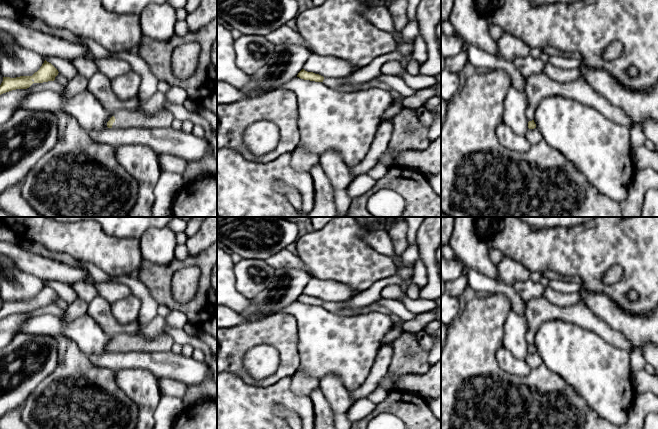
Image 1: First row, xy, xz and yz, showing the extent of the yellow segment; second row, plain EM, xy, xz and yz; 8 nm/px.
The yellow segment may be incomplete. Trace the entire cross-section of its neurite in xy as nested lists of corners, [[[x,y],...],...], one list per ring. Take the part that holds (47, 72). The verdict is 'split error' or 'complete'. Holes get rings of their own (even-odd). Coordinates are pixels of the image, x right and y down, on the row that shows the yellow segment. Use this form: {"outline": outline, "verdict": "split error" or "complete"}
{"outline": [[[45,60],[40,69],[32,76],[3,77],[0,85],[0,95],[12,90],[27,88],[32,93],[52,90],[63,94],[65,92],[65,85],[54,81],[58,73],[58,70]]], "verdict": "split error"}

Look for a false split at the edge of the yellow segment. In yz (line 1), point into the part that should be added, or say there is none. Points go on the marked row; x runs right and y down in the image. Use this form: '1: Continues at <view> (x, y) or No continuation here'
1: Continues at yz (530, 118)

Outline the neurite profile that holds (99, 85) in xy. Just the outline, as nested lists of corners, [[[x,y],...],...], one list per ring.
[[[100,71],[88,79],[88,90],[111,112],[127,109],[127,101],[120,100],[115,95],[110,79]]]

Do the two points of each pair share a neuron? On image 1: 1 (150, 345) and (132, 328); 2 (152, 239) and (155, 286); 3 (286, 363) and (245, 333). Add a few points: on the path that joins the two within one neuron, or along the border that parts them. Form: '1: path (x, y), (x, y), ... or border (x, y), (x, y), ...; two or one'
1: path (144, 344), (132, 334); one
2: border (143, 258), (156, 264), (167, 264), (173, 259); two
3: path (285, 350), (268, 333), (258, 333); one

